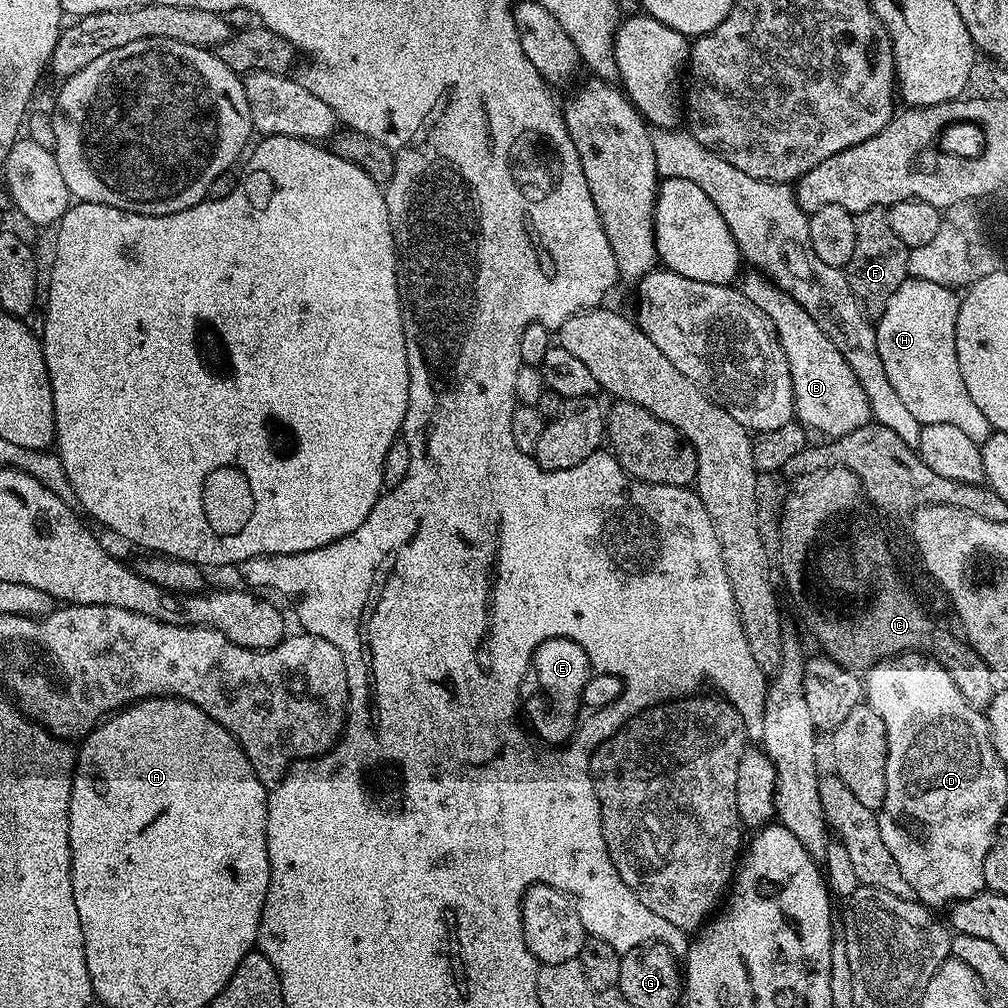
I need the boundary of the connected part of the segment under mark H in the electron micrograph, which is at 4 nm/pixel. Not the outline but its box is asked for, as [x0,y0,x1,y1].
[875,279,994,445]

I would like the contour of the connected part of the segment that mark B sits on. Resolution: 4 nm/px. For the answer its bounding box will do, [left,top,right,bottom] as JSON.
[738,271,872,438]

